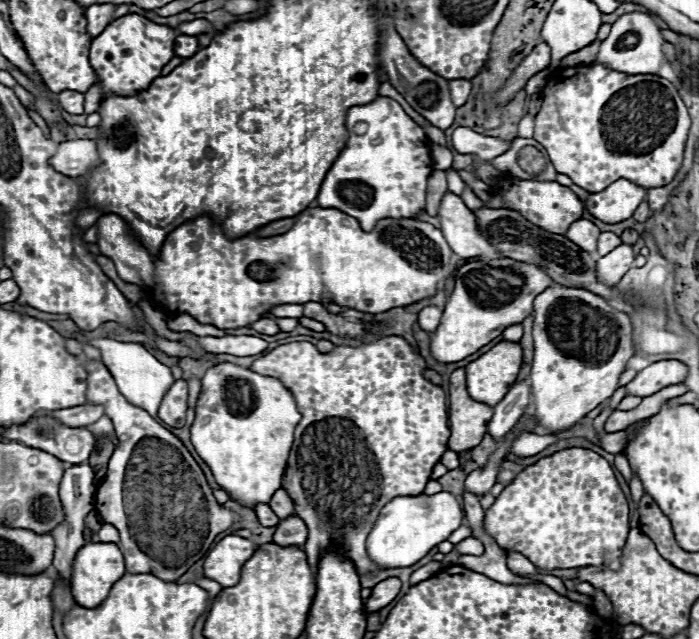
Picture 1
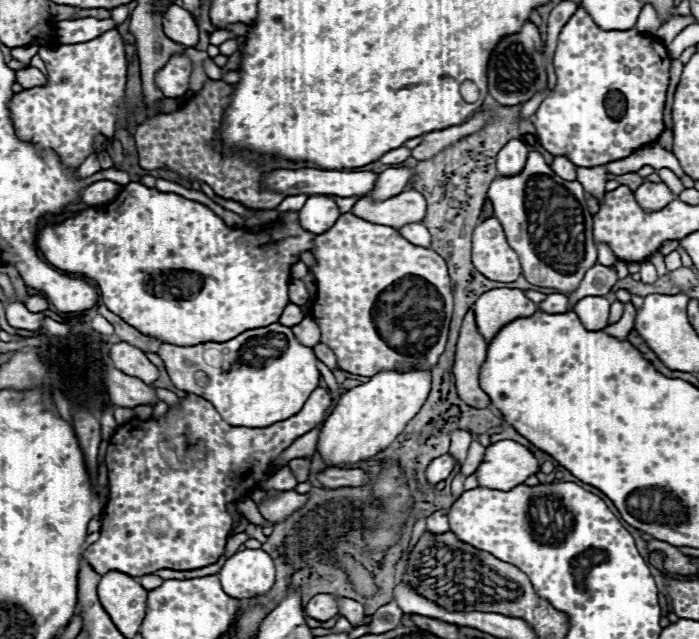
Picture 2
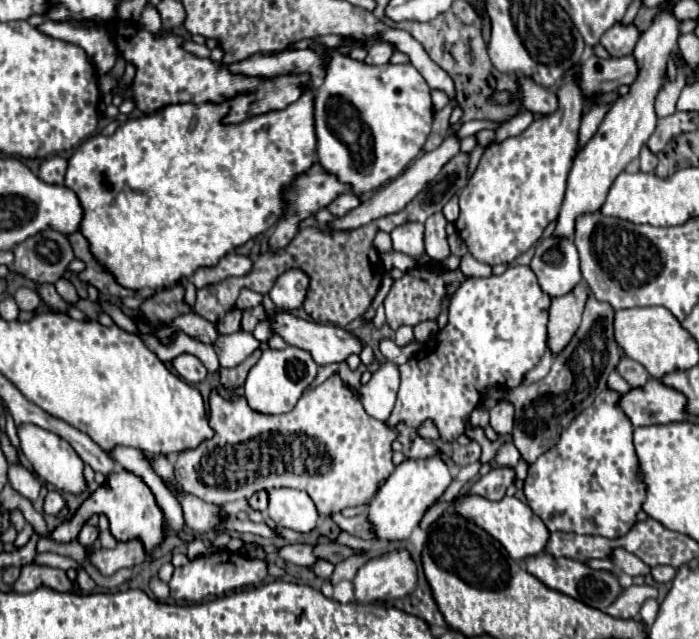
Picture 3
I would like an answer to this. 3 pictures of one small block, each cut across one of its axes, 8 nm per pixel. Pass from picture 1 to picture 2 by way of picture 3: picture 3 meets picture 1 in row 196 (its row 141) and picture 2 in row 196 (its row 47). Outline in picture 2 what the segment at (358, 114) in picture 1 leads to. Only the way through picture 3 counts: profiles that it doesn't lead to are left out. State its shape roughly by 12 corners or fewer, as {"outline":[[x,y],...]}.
{"outline":[[310,196],[298,212],[300,226],[324,234],[340,212],[326,196]]}

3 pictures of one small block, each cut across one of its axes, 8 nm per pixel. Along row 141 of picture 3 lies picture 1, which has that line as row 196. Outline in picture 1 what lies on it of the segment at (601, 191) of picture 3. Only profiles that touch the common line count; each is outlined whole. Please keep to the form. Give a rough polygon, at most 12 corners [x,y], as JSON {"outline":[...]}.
{"outline":[[624,178],[598,194],[586,208],[606,224],[632,218],[648,198],[646,188]]}

